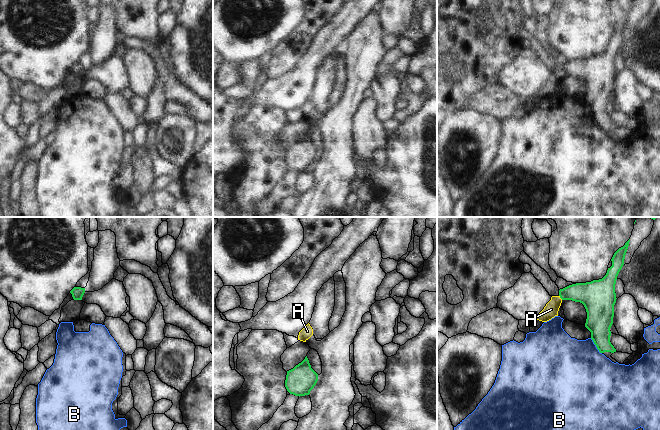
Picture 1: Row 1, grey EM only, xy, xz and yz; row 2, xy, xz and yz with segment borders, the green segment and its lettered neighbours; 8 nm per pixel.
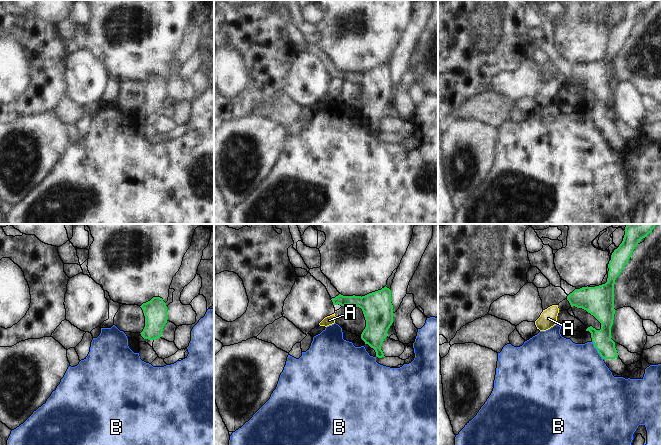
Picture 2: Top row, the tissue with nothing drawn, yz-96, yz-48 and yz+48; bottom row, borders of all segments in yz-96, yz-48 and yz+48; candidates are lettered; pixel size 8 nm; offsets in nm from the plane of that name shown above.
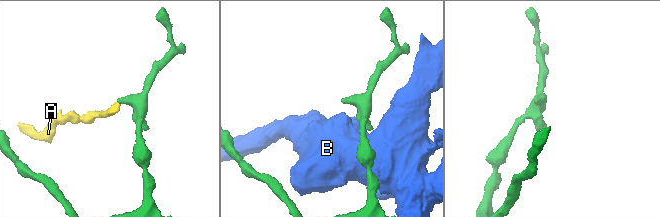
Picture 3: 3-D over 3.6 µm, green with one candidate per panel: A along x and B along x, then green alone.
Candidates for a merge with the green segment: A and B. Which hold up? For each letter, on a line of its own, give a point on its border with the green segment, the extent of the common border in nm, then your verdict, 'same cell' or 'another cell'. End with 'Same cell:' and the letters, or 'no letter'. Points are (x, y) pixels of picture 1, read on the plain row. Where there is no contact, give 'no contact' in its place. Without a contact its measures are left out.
A: meets green in yz at (560, 73); contact 50 nm long; another cell
B: meets green in yz at (596, 122); contact 160 nm long; another cell
Same cell: no letter

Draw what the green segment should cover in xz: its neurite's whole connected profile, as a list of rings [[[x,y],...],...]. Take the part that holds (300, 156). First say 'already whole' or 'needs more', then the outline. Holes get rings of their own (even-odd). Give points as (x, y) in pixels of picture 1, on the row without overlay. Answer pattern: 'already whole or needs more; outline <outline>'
already whole; outline [[[307,132],[293,145],[287,147],[285,163],[295,172],[309,171],[318,157],[318,150],[311,144]]]

